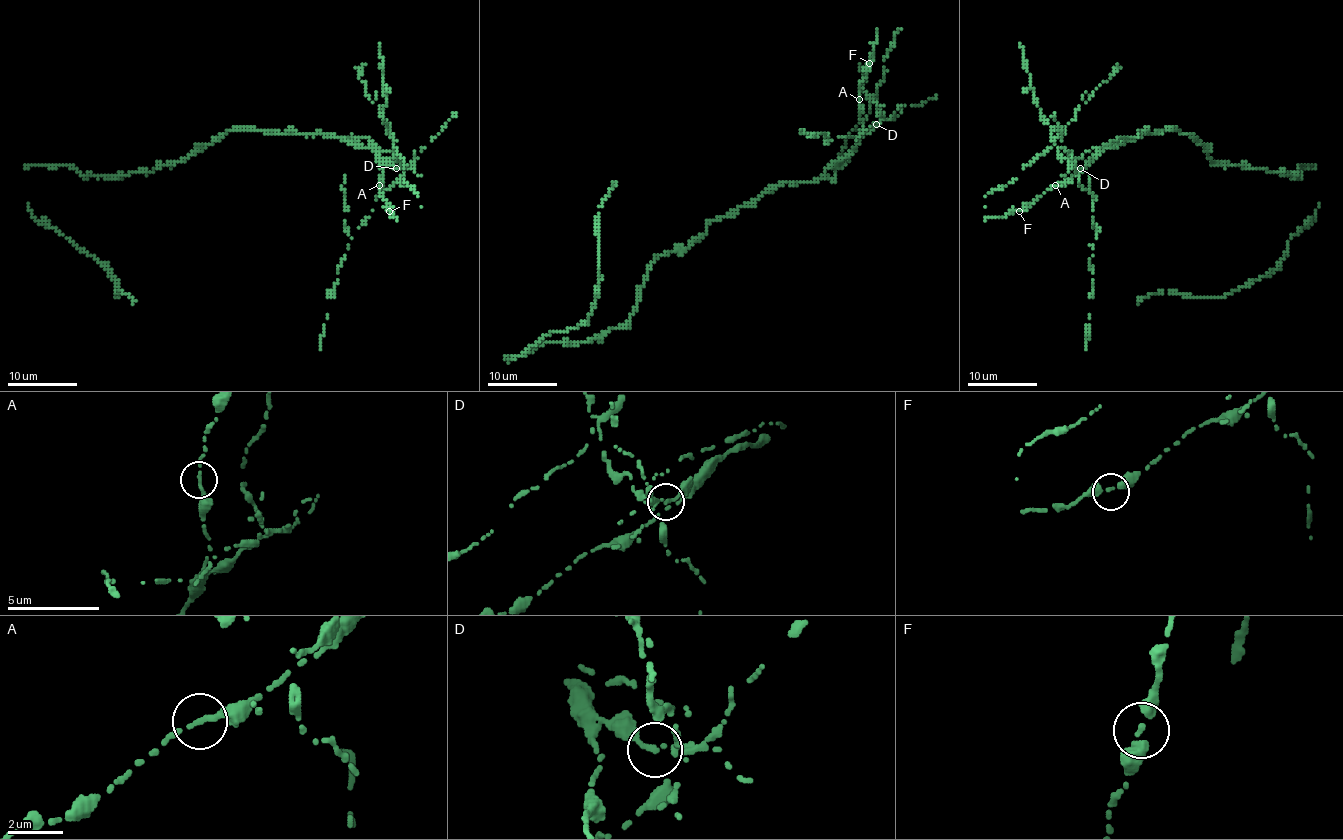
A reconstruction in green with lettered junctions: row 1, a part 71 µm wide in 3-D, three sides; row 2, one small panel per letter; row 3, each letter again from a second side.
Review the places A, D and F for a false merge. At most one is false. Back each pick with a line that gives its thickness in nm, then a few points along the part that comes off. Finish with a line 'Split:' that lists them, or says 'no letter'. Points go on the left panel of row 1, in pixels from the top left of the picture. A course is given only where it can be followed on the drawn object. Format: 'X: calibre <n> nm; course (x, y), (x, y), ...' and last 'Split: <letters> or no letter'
D: calibre 190 nm
Split: D

